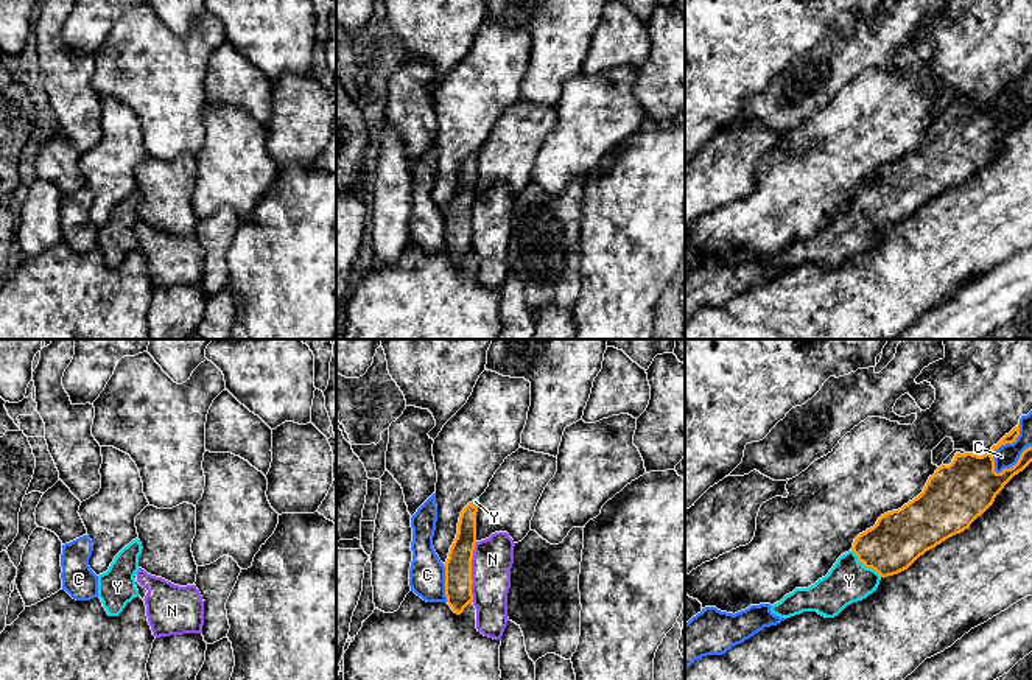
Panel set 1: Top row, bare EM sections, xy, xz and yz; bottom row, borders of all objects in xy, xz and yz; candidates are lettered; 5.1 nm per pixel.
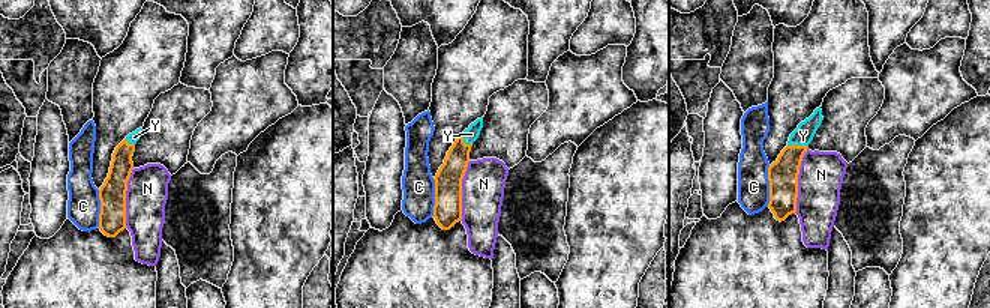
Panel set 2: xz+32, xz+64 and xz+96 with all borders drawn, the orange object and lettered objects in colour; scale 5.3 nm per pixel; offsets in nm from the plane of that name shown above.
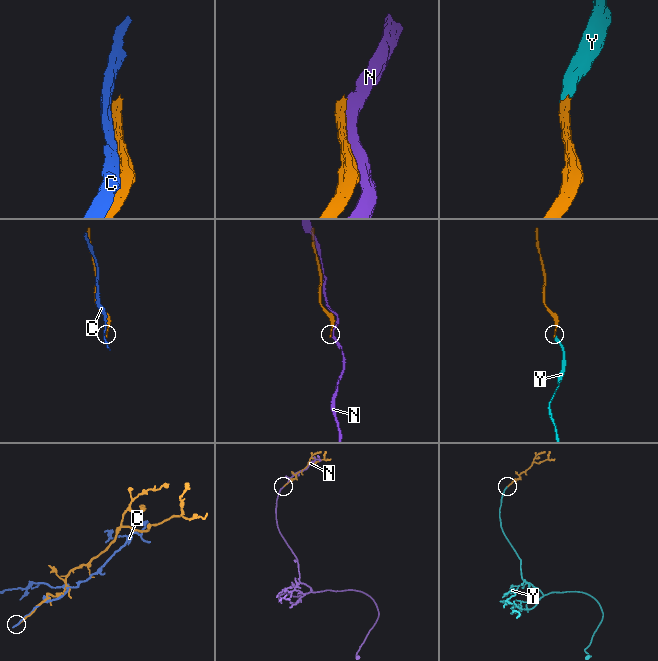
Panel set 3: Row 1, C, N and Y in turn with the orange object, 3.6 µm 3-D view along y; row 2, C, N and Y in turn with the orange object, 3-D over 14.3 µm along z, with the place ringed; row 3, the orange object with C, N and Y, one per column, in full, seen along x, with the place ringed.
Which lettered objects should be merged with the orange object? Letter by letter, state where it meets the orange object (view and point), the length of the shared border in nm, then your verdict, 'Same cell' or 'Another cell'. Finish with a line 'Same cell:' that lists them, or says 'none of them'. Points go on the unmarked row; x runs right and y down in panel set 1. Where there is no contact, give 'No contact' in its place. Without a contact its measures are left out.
C: Touches orange at yz (1001, 95). Shared border 300 nm. Another cell
N: Touches orange at xz (470, 223). Shared border 320 nm. Another cell
Y: Touches orange at yz (866, 218). Shared border 220 nm. Same cell
Same cell: Y

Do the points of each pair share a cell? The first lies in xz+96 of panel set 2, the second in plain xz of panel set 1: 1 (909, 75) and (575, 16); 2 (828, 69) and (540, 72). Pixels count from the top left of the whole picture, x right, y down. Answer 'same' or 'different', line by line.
1: different
2: different

